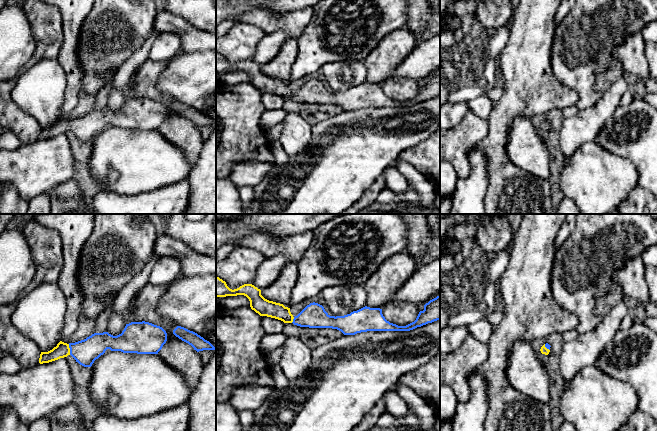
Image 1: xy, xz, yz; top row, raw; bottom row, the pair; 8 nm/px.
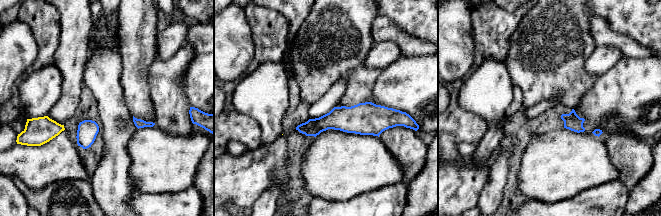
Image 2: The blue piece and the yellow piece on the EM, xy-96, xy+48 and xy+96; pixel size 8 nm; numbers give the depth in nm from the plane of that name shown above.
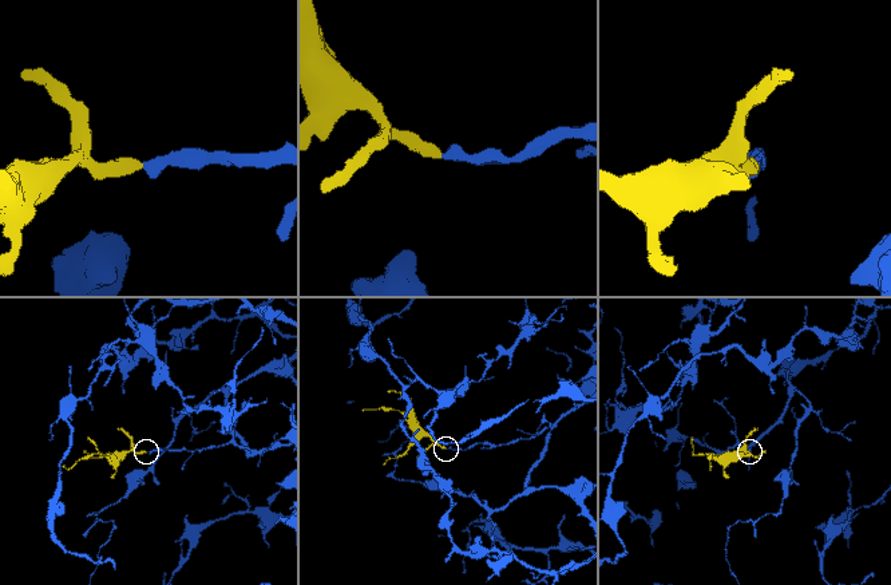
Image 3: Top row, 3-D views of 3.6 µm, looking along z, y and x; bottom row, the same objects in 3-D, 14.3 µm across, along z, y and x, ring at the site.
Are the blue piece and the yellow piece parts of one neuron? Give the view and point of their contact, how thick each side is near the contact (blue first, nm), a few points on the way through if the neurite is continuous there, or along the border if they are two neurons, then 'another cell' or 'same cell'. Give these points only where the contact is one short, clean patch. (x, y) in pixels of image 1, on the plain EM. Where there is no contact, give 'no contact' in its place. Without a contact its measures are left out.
xy (70, 125) | 200/120 nm | across xy (85, 128), (70, 125), (62, 126) | same cell

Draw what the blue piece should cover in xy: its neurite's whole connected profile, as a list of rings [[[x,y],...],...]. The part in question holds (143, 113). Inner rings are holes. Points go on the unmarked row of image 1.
[[[145,97],[131,98],[117,112],[103,108],[75,119],[60,117],[52,126],[41,128],[39,139],[49,139],[71,131],[80,141],[91,143],[107,125],[123,129],[158,130],[166,117],[167,109],[162,103]]]

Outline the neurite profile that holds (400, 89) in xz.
[[[392,78],[382,84],[385,95],[398,102],[406,102],[414,98],[419,88],[419,82],[408,78]]]

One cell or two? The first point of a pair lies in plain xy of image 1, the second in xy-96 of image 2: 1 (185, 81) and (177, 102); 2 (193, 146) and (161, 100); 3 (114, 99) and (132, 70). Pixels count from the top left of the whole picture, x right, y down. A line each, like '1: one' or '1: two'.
1: two
2: one
3: two

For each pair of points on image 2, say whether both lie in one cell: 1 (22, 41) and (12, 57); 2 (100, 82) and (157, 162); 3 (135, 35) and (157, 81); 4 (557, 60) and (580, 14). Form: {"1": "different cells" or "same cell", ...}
{"1": "same cell", "2": "different cells", "3": "different cells", "4": "same cell"}

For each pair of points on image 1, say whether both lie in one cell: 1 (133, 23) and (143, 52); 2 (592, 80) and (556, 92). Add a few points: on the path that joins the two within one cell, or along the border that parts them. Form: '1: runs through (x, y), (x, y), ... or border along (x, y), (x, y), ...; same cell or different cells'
1: border along (152, 29), (144, 43), (124, 63); different cells
2: border along (552, 72), (561, 84), (577, 93), (575, 104); different cells

